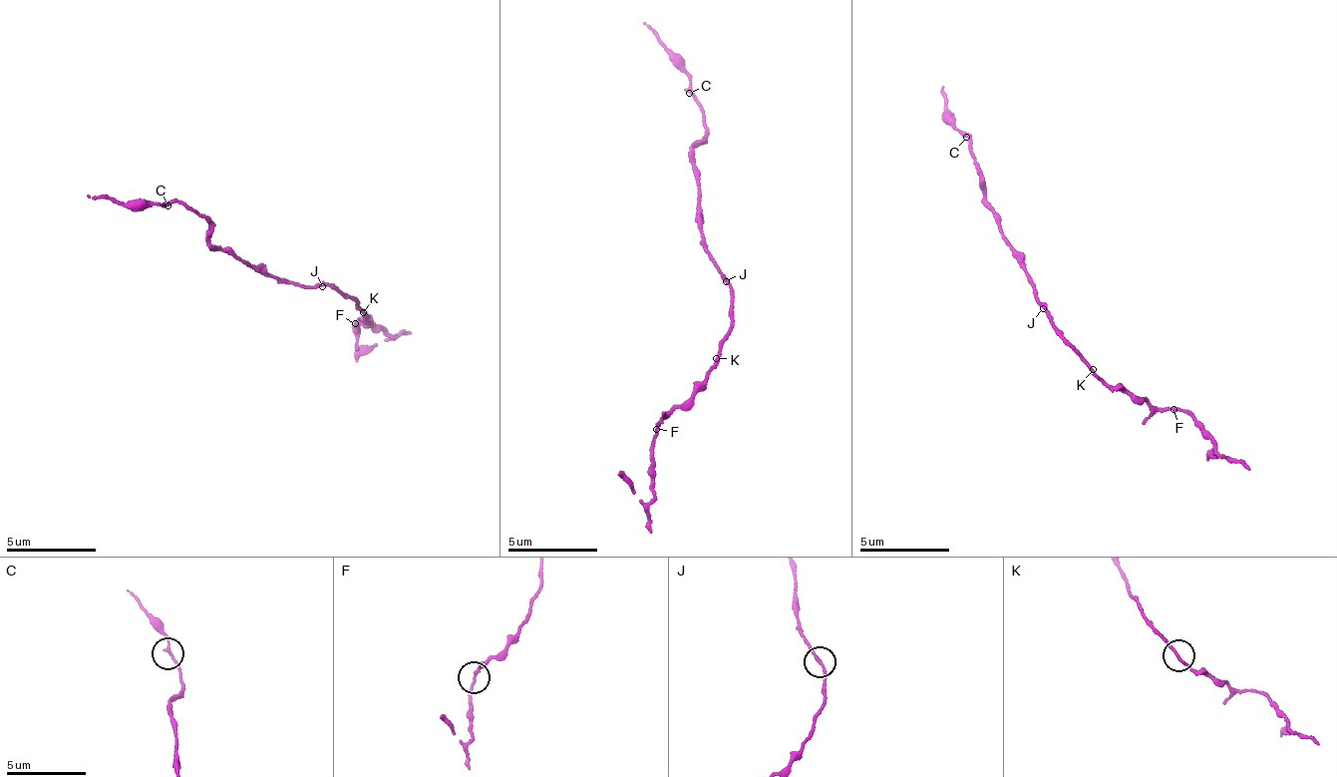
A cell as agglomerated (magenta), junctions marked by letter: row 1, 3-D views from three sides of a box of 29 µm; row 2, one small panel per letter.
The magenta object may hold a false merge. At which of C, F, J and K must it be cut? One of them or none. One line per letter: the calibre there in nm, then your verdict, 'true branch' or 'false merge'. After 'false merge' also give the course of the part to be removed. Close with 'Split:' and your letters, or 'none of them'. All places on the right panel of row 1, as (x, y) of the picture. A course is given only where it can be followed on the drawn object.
C: calibre 160 nm; true branch
F: calibre 160 nm; true branch
J: calibre 180 nm; true branch
K: calibre 170 nm; true branch
Split: none of them

